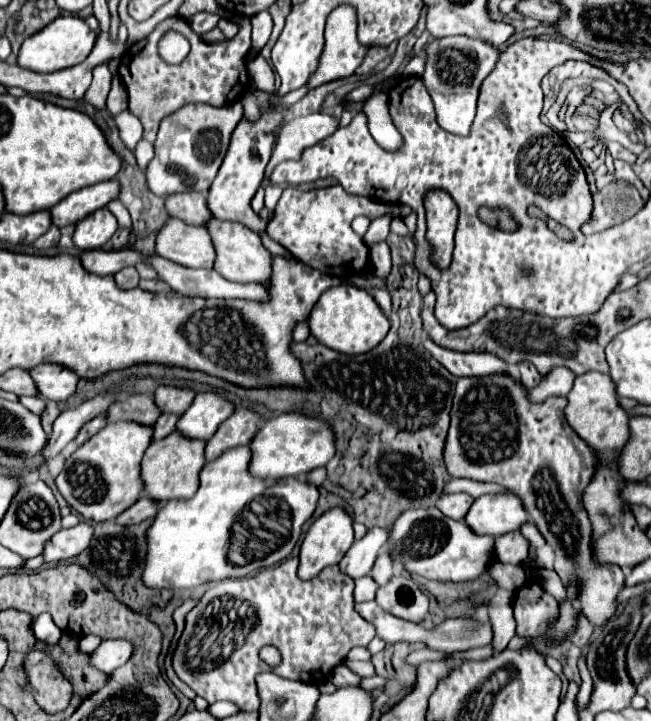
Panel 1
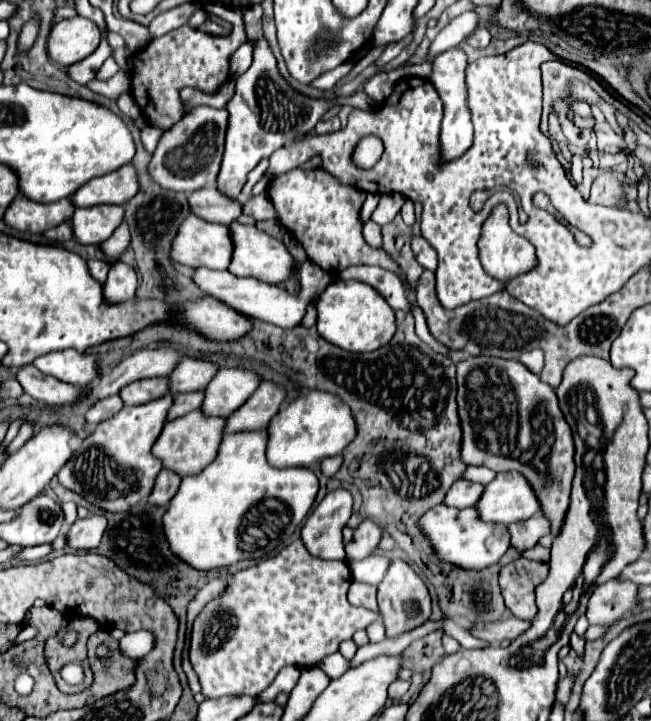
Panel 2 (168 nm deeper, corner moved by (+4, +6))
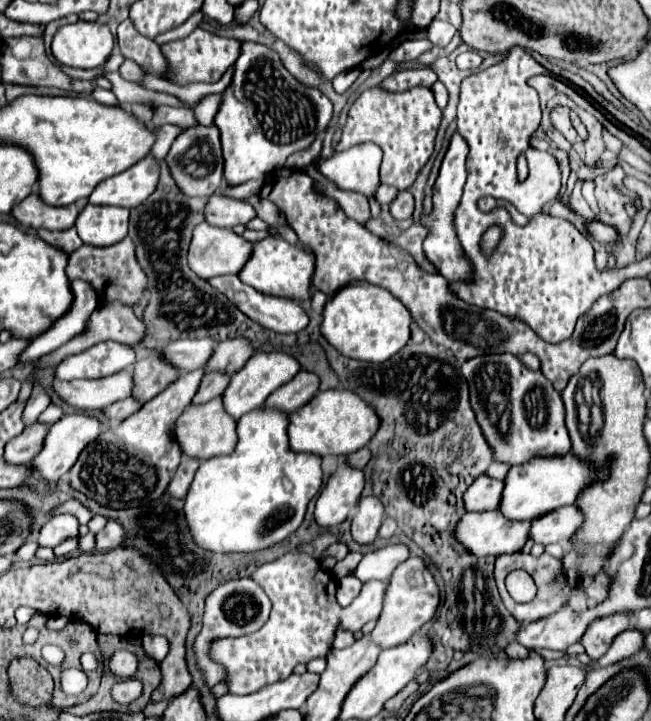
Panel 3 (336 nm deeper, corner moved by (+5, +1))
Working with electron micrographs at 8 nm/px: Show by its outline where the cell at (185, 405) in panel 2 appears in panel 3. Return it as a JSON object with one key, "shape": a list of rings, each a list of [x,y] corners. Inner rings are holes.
{"shape":[[[208,371],[206,377],[202,379],[200,389],[192,403],[206,403],[206,401],[222,395],[224,387],[228,387],[228,379],[230,379],[230,375],[224,371]]]}

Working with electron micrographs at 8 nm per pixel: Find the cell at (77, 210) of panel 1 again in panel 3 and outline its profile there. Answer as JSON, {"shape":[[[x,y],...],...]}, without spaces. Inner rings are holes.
{"shape":[[[148,155],[124,173],[102,181],[88,199],[94,205],[116,205],[132,209],[144,203],[144,199],[148,199],[148,195],[156,191],[158,179],[160,165],[152,155]]]}

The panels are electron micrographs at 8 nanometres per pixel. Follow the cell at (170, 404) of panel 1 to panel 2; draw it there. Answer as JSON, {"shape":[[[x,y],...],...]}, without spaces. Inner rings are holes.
{"shape":[[[185,358],[179,362],[169,374],[169,392],[171,394],[183,394],[183,392],[197,392],[203,390],[209,380],[217,374],[217,368],[211,362],[205,360],[195,360],[195,358]]]}

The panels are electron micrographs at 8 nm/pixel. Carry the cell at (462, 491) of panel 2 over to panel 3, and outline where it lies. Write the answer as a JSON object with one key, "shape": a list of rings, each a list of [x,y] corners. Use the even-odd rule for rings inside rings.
{"shape":[[[480,475],[464,493],[466,511],[490,511],[500,507],[500,491],[504,491],[504,481]]]}

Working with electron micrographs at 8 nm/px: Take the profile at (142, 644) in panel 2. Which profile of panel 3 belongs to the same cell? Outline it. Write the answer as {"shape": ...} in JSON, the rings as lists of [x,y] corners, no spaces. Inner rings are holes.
{"shape":[[[144,635],[142,637],[142,647],[144,651],[156,659],[156,661],[162,661],[166,655],[168,655],[168,639],[164,637],[156,637],[156,635]]]}

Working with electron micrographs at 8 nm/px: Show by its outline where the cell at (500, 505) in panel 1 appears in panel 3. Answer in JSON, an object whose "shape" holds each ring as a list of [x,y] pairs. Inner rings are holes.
{"shape":[[[568,451],[566,455],[560,455],[560,457],[558,455],[556,457],[552,457],[552,455],[534,457],[528,463],[516,465],[508,471],[500,511],[512,521],[532,521],[562,505],[574,505],[576,499],[580,497],[580,493],[588,485],[608,479],[610,465],[612,465],[612,457],[606,457],[606,461],[602,461],[598,465],[598,463],[576,457],[572,451]]]}

